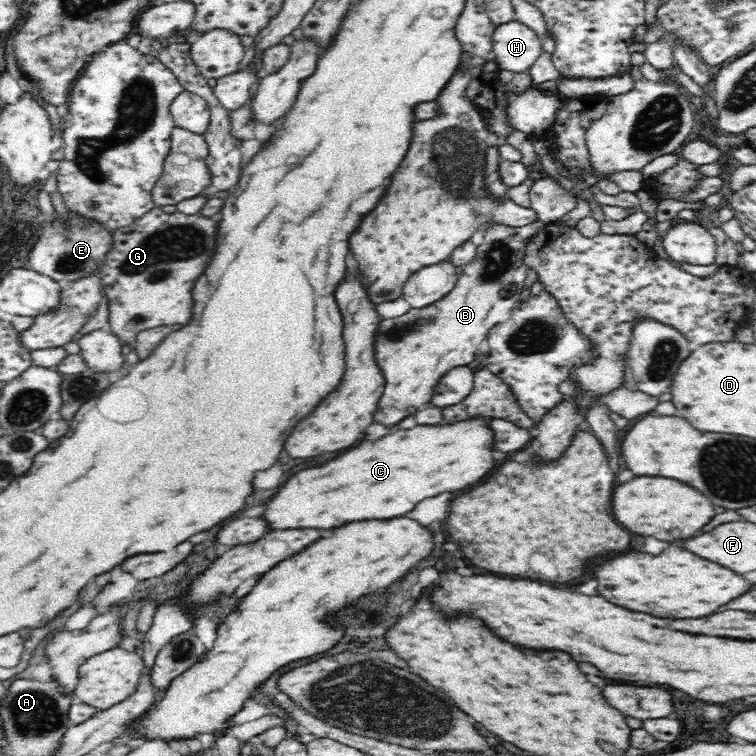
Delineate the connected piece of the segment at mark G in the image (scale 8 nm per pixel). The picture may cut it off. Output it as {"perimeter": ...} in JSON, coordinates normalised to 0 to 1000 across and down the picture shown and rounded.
{"perimeter":[[[201,274],[168,300],[149,304],[148,331],[143,333],[131,354],[136,386],[144,397],[144,426],[149,442],[161,455],[169,452],[179,458],[179,447],[188,437],[228,429],[251,429],[254,423],[254,384],[259,370],[270,362],[280,339],[286,336],[286,315],[288,315],[288,288],[262,284],[247,284],[233,279],[220,282],[214,274]]]}

